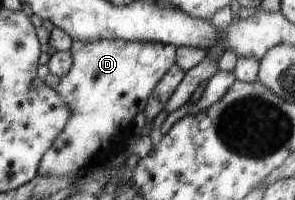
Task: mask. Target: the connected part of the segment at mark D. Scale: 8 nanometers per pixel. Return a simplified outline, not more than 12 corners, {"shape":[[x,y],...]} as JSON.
{"shape":[[75,40],[38,176],[122,156],[173,45]]}

